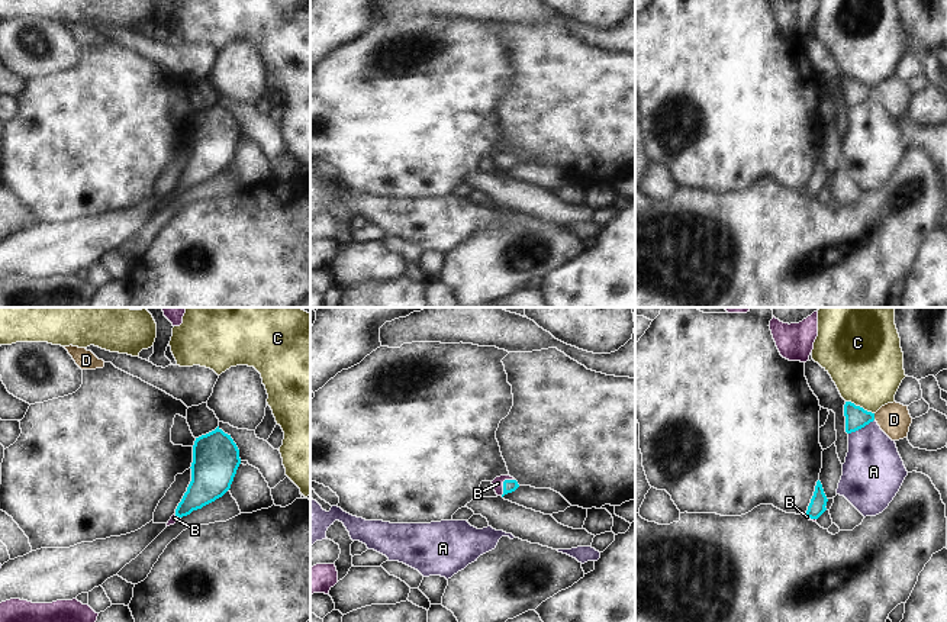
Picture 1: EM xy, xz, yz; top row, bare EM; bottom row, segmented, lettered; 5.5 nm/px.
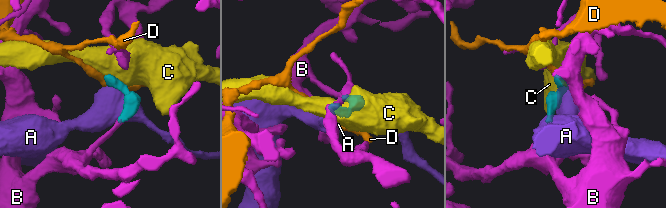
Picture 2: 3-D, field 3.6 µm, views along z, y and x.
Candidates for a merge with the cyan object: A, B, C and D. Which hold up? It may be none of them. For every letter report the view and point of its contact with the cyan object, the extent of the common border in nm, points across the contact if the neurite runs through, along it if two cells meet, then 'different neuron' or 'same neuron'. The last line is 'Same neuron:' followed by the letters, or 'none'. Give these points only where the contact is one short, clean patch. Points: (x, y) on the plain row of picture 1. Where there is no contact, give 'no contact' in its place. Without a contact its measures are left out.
A: yz (860, 103) | 170 nm | different neuron
B: xz (503, 158) | 120 nm | across xz (509, 161), (503, 158), (498, 158) | same neuron
C: yz (859, 81) | 180 nm | along yz (846, 76), (873, 89) | different neuron
D: yz (873, 92) | 40 nm | along yz (873, 89), (875, 94) | different neuron
Same neuron: B

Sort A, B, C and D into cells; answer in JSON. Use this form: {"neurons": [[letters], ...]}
{"neurons": [["A"], ["B"], ["C"], ["D"]]}

